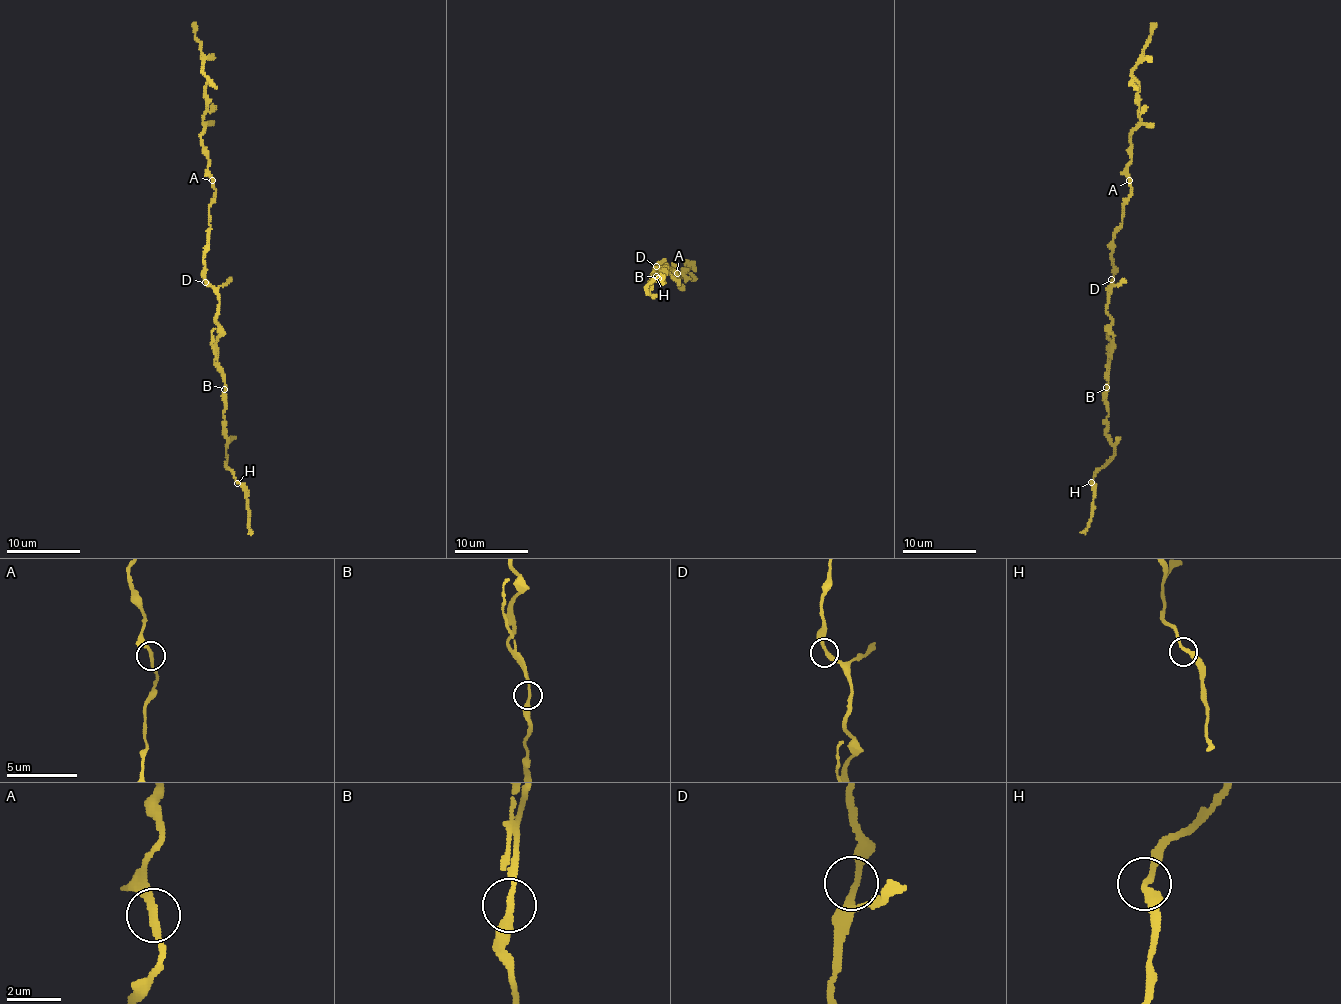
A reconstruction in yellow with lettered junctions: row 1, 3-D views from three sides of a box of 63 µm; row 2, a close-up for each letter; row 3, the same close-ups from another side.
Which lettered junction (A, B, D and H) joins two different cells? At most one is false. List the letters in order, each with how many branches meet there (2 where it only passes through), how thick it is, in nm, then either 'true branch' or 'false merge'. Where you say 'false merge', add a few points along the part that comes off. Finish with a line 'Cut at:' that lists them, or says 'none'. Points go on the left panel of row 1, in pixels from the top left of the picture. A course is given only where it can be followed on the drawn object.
A: branches 2; calibre 220 nm; true branch
B: branches 2; calibre 240 nm; true branch
D: branches 2; calibre 220 nm; true branch
H: branches 2; calibre 240 nm; true branch
Cut at: none

